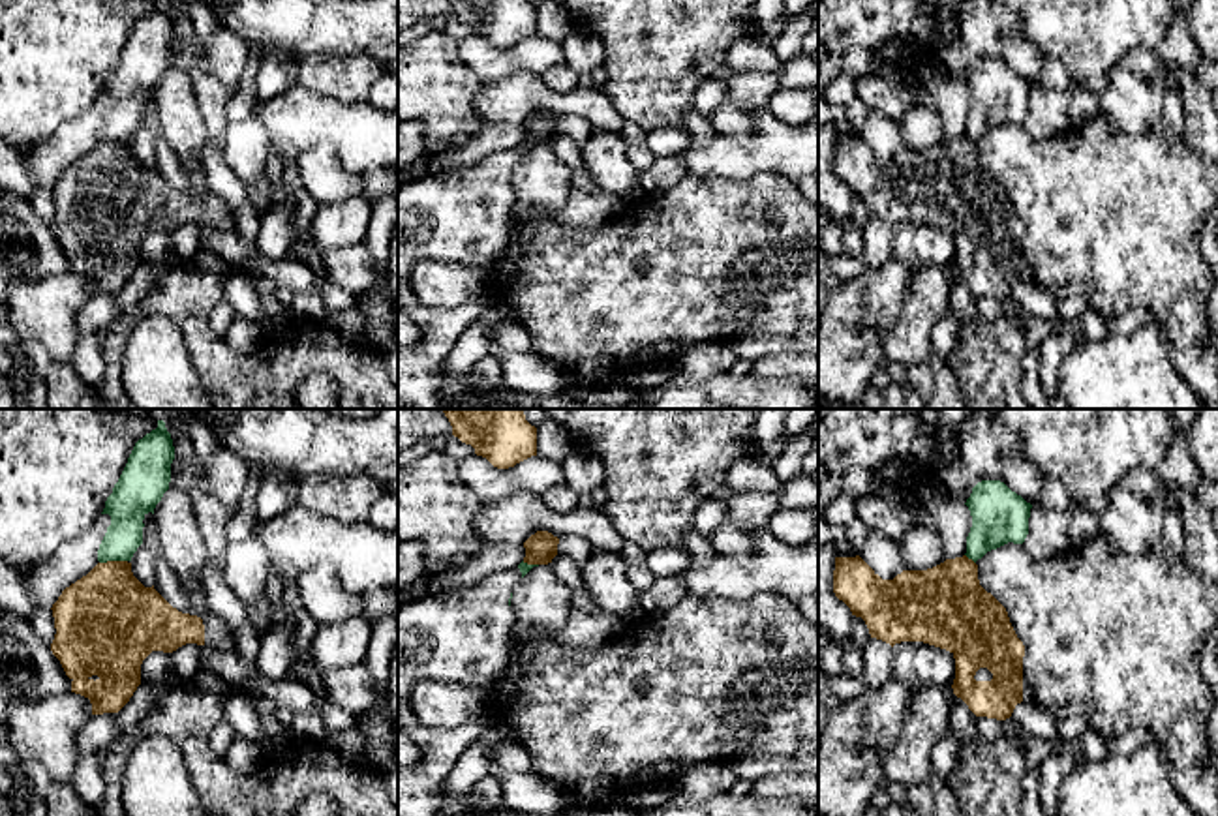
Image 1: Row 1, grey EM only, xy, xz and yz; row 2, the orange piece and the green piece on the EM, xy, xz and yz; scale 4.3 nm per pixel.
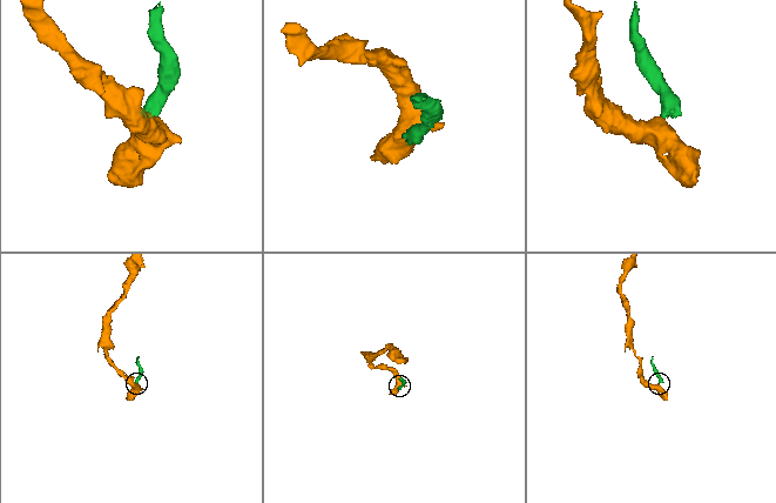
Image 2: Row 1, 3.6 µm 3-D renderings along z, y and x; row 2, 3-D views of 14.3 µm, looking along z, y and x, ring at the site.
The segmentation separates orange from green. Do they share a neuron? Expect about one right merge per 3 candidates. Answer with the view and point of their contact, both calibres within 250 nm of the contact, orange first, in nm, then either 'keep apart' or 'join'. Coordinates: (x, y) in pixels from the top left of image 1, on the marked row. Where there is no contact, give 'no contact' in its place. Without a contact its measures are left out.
contact xy (113, 561); calibres 420 and 170 nm; keep apart

